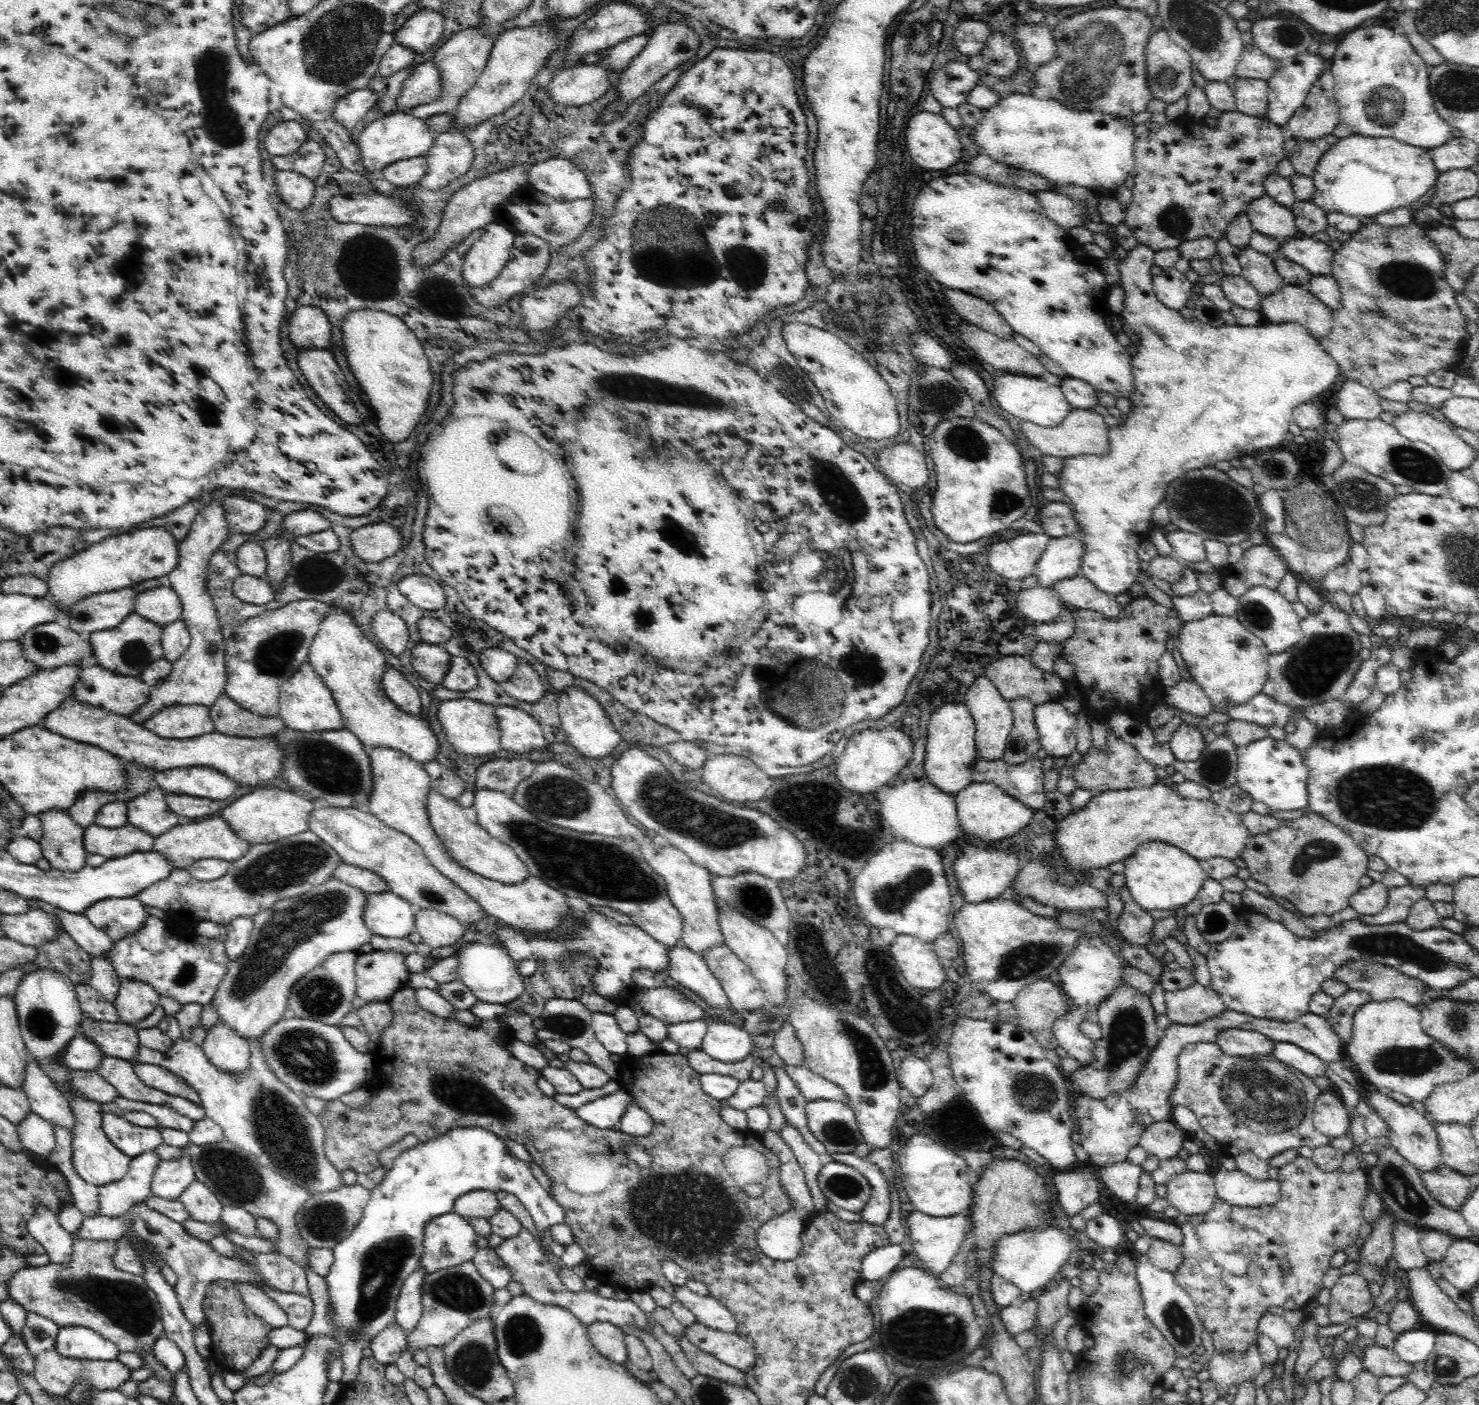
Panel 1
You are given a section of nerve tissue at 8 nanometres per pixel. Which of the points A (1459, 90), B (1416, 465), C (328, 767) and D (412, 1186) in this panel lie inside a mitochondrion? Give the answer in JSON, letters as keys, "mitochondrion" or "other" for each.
{"A":"mitochondrion","B":"mitochondrion","C":"mitochondrion","D":"other"}

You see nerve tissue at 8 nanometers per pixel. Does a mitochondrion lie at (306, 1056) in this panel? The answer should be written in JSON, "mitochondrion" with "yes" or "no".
{"mitochondrion":"yes"}

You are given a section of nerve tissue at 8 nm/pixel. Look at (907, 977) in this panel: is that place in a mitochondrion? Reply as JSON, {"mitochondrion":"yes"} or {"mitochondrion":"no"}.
{"mitochondrion":"no"}

